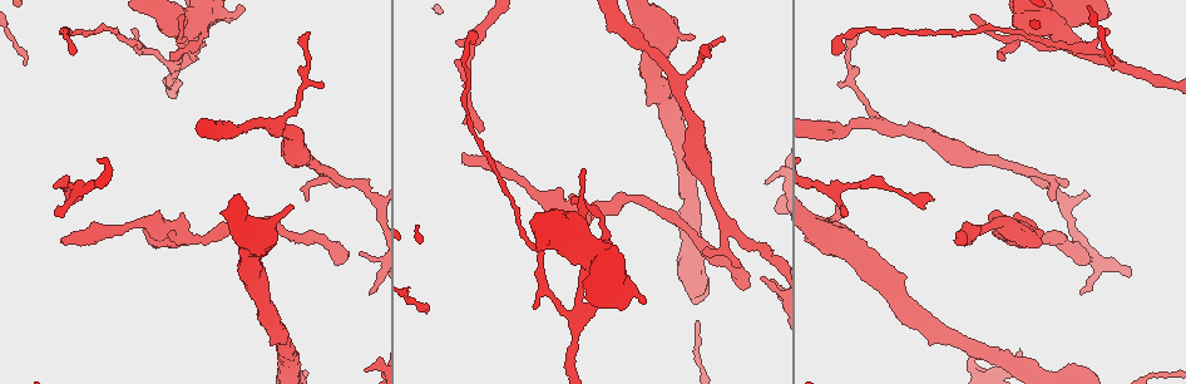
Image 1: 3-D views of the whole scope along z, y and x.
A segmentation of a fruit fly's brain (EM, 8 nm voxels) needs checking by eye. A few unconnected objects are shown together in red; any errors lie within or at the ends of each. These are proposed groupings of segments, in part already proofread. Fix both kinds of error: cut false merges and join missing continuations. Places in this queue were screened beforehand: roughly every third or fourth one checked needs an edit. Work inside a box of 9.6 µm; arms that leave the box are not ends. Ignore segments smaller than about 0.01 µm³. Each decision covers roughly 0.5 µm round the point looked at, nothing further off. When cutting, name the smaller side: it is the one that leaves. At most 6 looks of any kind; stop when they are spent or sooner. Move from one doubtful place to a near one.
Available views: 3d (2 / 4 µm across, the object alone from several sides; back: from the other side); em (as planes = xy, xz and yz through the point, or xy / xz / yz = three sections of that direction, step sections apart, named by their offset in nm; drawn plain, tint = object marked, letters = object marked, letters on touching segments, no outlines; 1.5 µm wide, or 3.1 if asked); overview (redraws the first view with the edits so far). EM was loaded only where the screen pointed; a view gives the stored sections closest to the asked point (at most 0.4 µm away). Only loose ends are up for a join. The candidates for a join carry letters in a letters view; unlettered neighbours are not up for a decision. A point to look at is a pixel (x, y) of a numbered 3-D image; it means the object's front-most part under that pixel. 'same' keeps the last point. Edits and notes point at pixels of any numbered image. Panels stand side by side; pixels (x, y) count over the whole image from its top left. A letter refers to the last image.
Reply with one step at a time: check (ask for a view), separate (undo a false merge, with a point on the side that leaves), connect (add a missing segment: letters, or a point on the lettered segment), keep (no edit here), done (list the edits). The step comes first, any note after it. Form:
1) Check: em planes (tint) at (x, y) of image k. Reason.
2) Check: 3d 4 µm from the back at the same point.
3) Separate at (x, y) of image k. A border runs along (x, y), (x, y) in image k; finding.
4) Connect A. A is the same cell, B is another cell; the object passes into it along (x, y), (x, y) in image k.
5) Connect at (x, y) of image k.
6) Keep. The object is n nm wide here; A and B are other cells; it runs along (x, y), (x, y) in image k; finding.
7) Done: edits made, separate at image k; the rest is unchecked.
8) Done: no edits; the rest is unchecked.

Check: 3d 2 µm from the back at (309, 64) of image 1. A narrow waist.

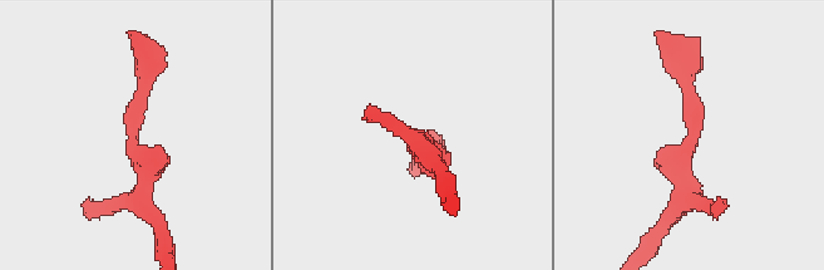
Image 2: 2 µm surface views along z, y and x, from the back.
Check: em planes (tint) at (128, 130) of image 2. Now the EM.

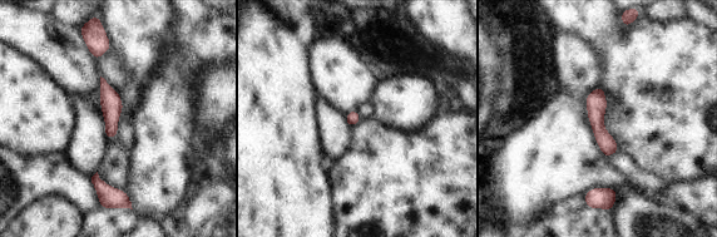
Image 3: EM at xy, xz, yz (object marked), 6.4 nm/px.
Check: em planes (letters) at the same point.

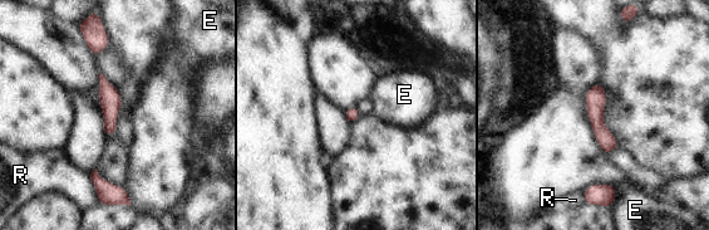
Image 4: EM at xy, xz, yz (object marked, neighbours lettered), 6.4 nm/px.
Keep. The longest contact is with R, 180 nm; E and R are other cells; it runs along (599, 87), (596, 122), (613, 146) in image 4; one cell here.

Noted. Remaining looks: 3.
Check: em xz step 4 (letters) at (74, 51) of image 1. Branch stops here.

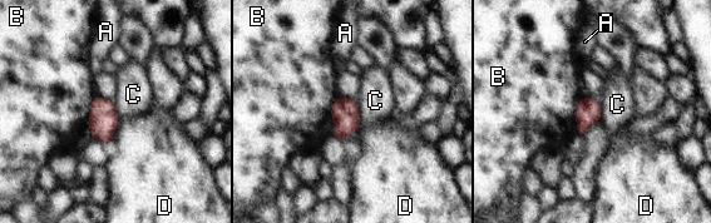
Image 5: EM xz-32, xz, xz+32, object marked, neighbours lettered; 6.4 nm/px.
Keep. The longest contact is with B, 260 nm; A, B, C and D are other cells; a border runs along (354, 99), (361, 122) in image 5; no lettered segment goes on from it.

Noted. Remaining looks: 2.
Check: em planes (letters) at (460, 42) of image 1. Thin end.

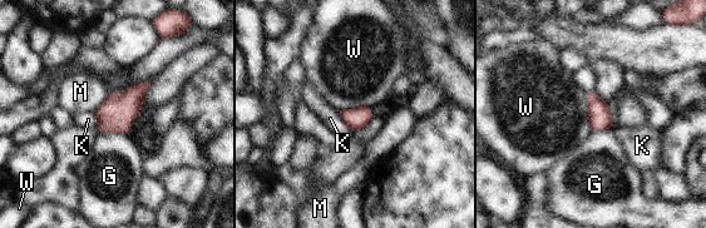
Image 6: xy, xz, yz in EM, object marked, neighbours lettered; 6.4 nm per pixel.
Keep. The longest contact is with W, 260 nm; G, K, M and W are other cells; a border runs along (584, 93), (591, 132) in image 6; no lettered segment goes on from it.

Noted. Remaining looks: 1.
Done: no edits; the rest is unchecked.

